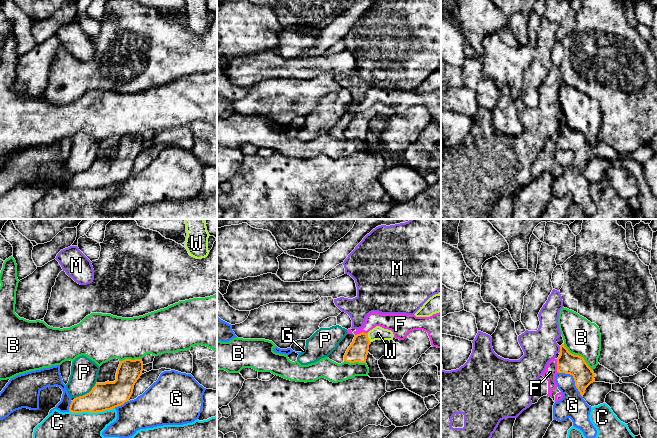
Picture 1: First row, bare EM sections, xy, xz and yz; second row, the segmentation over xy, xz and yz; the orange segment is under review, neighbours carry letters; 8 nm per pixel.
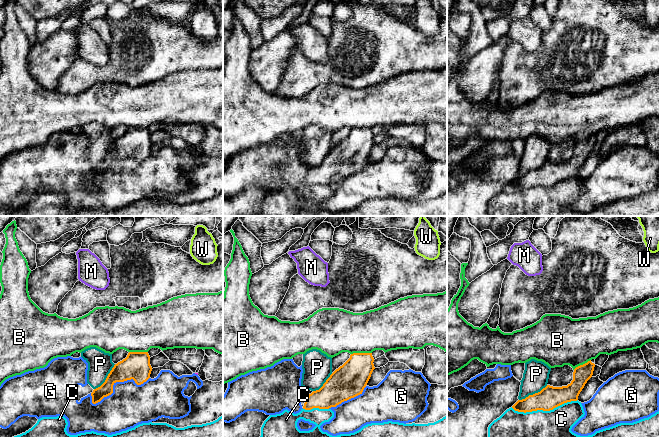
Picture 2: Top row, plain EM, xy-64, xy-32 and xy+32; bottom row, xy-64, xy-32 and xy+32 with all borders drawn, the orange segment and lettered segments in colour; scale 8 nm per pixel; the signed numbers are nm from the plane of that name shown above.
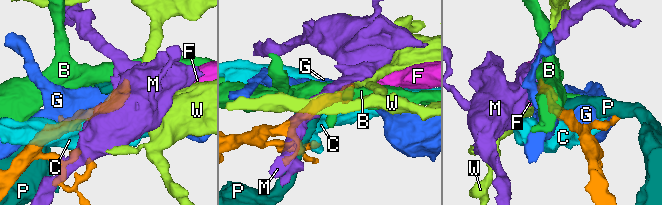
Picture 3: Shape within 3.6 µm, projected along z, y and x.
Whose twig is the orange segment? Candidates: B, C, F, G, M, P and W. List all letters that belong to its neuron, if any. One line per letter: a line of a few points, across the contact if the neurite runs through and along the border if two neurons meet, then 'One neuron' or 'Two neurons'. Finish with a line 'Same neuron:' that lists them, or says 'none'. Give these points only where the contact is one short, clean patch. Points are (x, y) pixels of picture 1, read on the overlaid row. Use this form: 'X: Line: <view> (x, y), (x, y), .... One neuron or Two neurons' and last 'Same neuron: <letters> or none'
B: Line: yz (563, 344), (570, 352), (580, 355), (592, 369). Two neurons
C: Two neurons
F: Line: yz (556, 359), (556, 370), (558, 372). Two neurons
G: Two neurons
M: Line: yz (560, 346), (558, 352). Two neurons
P: Two neurons
W: Line: xz (358, 350), (368, 338), (378, 333). One neuron
Same neuron: W

